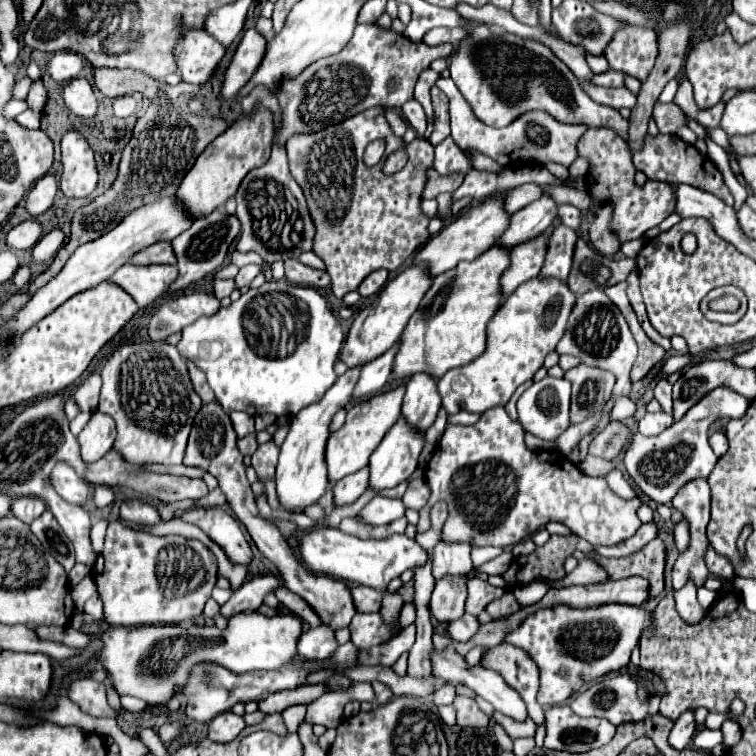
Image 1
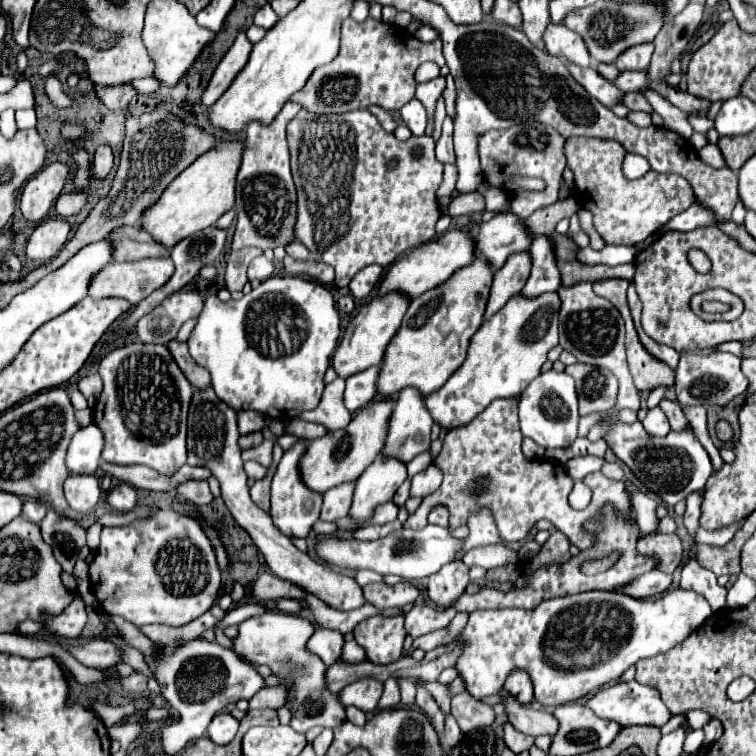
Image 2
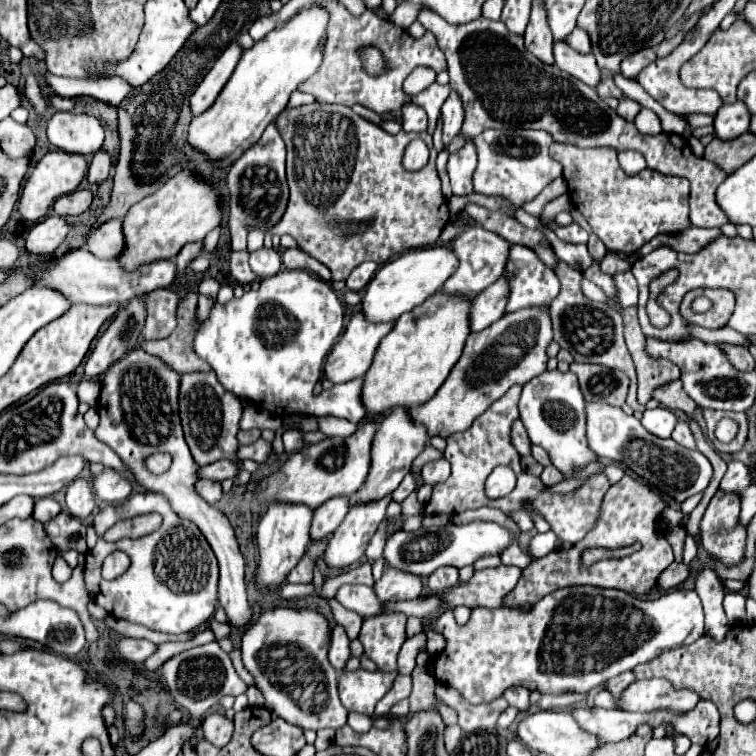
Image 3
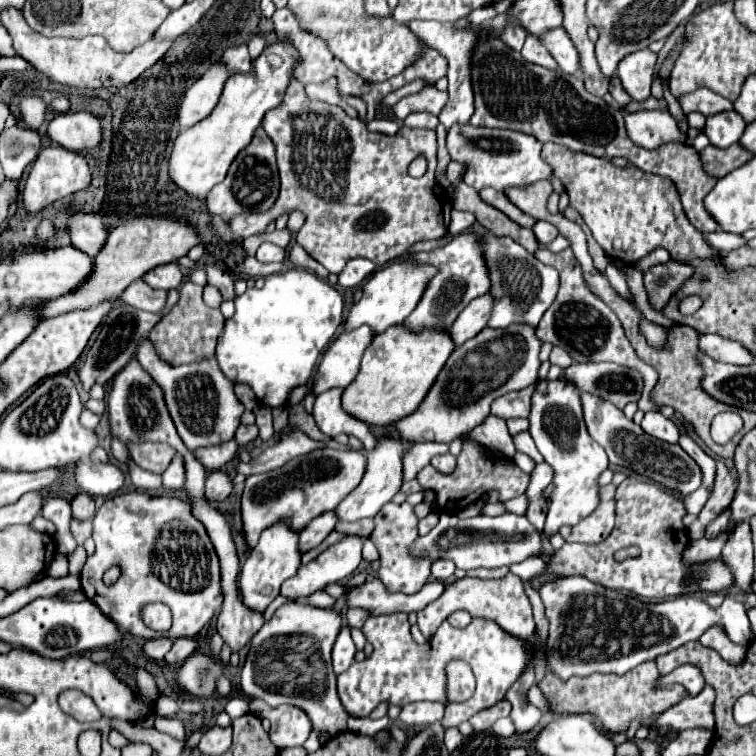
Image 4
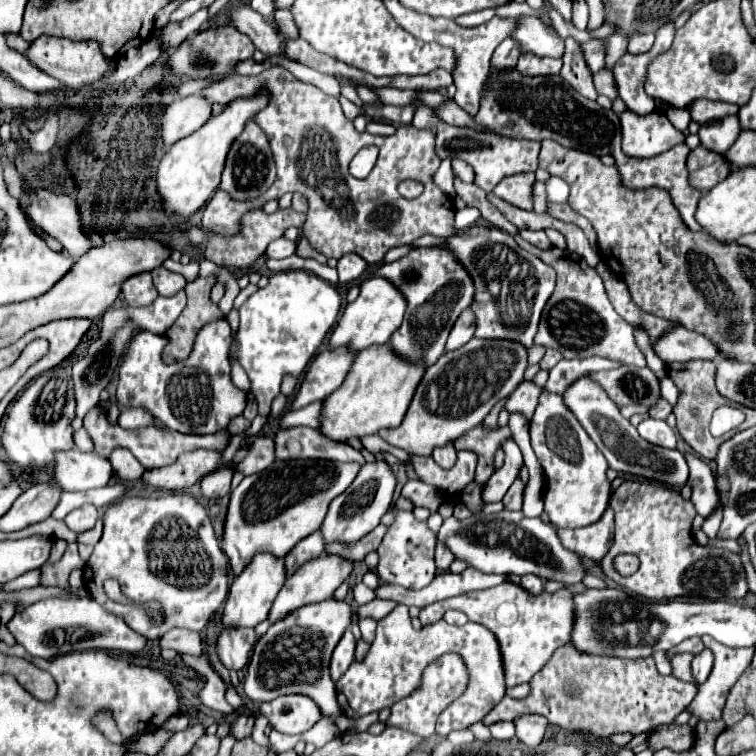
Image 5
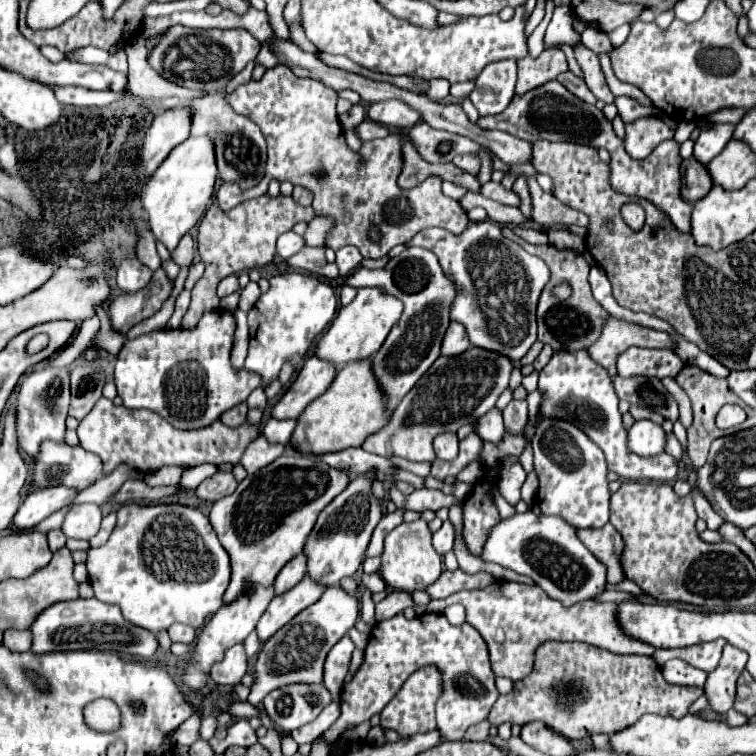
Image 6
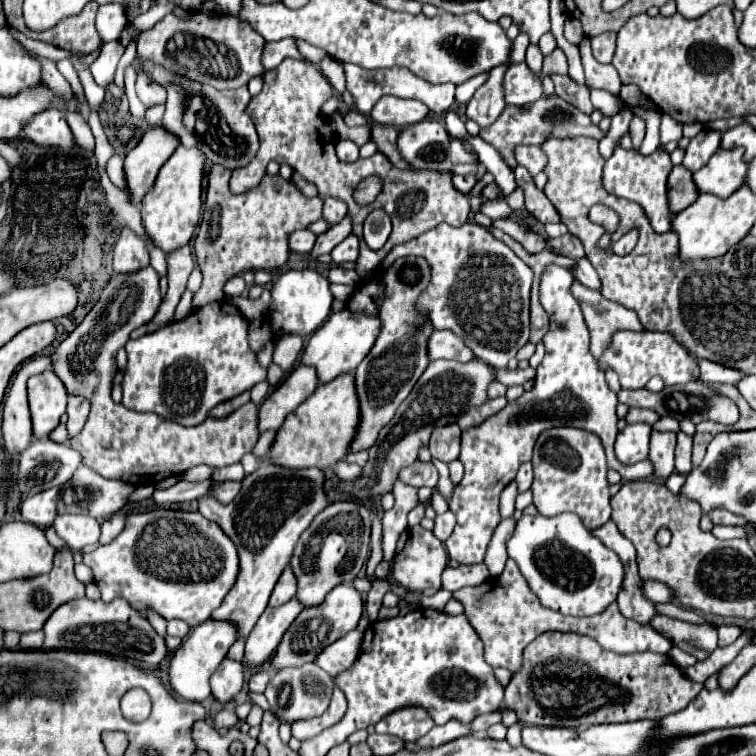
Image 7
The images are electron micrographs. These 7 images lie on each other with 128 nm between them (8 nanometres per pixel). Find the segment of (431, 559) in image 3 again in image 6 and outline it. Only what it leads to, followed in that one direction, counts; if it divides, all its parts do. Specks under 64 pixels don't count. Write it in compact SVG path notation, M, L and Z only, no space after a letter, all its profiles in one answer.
M532 510L500 520L486 534L480 558L530 576L554 600L574 604L600 594L606 584L606 568L578 540L576 530L560 516L536 516Z

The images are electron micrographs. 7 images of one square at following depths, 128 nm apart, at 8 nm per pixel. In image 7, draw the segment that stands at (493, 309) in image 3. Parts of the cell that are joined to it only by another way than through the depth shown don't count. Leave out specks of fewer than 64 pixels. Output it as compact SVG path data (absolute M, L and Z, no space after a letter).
M436 330L432 334L430 344L430 360L458 360L458 362L468 362L476 358L472 350L464 344L460 336L456 336L452 330Z

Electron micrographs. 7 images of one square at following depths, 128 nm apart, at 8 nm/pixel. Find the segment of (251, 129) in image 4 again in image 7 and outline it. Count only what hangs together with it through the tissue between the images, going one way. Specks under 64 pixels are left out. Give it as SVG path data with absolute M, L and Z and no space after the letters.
M180 144L176 152L160 168L152 190L142 198L144 228L154 238L156 246L162 248L164 252L172 252L178 246L186 244L200 222L204 170L206 170L206 156L196 146L186 148L184 144Z

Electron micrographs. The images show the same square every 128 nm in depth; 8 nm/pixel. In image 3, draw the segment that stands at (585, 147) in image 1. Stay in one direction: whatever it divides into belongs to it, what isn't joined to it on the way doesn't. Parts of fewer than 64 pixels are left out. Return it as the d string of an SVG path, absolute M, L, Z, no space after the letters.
M554 142L552 158L564 166L564 178L568 182L568 192L572 194L572 204L578 208L588 220L592 232L606 244L608 250L620 250L626 254L634 254L642 244L652 240L656 234L678 232L690 226L690 184L684 178L664 176L650 168L644 168L636 176L626 176L620 168L617 151L613 148L578 148L574 144L558 144Z

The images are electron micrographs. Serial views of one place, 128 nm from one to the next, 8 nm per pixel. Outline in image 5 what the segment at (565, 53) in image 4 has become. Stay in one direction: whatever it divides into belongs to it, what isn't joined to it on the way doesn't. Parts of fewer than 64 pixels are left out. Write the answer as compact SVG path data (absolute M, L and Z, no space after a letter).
M520 16L518 20L520 28L512 34L512 38L520 42L522 52L536 52L538 56L550 58L564 56L564 38L556 32L556 28L530 16Z

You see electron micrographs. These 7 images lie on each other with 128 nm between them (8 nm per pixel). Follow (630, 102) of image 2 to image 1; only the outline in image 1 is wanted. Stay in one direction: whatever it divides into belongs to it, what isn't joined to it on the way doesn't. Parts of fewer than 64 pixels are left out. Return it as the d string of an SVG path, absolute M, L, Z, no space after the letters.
M658 102L652 116L654 116L654 120L656 120L658 128L660 128L660 134L676 134L678 128L688 124L688 116L674 102L670 102L670 104L660 104Z

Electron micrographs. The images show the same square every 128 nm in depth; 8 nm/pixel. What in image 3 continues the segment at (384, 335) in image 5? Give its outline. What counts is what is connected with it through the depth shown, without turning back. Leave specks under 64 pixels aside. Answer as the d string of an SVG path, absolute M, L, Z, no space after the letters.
M450 244L408 250L390 260L388 264L384 264L378 270L378 274L370 280L362 300L362 312L372 322L398 320L400 314L410 312L416 304L422 304L432 292L438 292L456 270L458 270L458 258Z

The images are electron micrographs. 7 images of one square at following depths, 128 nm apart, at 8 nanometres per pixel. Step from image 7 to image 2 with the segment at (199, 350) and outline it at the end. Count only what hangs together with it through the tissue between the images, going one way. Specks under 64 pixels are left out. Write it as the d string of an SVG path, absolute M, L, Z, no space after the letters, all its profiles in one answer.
M210 388L204 390L194 390L192 396L192 408L188 412L188 464L204 464L212 472L212 476L220 482L222 498L224 504L228 506L230 514L234 520L250 534L258 550L264 554L270 570L282 578L298 584L304 588L308 594L318 596L324 604L336 608L336 610L354 610L364 604L362 588L354 578L348 578L346 574L340 574L336 570L330 570L328 566L322 566L314 562L308 554L300 552L288 536L284 536L276 526L272 524L272 518L258 508L250 500L248 484L246 484L246 472L244 472L244 462L240 458L240 448L238 448L238 426L236 426L236 412L232 408L226 408L226 404L212 392Z

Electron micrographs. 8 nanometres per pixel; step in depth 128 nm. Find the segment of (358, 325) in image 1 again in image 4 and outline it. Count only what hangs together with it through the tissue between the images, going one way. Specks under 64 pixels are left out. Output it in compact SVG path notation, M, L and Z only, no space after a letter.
M360 326L356 330L344 330L324 352L318 370L314 372L314 394L320 394L328 388L346 388L352 384L360 370L360 360L364 356L364 348L372 342L374 332L368 326Z

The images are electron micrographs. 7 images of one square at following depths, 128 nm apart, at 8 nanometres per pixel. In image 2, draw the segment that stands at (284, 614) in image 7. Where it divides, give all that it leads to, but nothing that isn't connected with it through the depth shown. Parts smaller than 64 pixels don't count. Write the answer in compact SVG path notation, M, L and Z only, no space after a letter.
M380 454L356 480L354 502L350 516L356 522L364 522L372 516L374 506L392 500L396 488L408 478L406 464L396 456Z

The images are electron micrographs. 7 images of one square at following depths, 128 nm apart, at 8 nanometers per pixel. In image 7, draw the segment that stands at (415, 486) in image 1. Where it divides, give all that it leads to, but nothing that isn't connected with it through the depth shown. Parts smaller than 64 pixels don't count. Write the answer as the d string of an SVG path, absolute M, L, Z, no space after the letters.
M450 424L448 428L436 428L428 444L432 458L438 458L442 462L458 460L460 438L462 438L462 430L458 428L458 424Z

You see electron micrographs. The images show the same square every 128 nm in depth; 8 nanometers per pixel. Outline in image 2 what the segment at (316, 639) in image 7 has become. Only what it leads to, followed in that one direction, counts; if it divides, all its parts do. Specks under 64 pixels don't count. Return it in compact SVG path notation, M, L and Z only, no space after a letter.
M266 612L262 616L254 616L244 620L238 626L236 638L232 638L232 652L248 660L252 664L266 664L274 672L274 676L290 682L290 698L288 708L292 710L290 726L302 734L308 728L318 724L340 726L346 719L345 707L340 704L336 694L326 692L324 688L324 672L326 666L320 658L306 652L306 640L312 636L314 626L300 616L282 614L282 612Z

